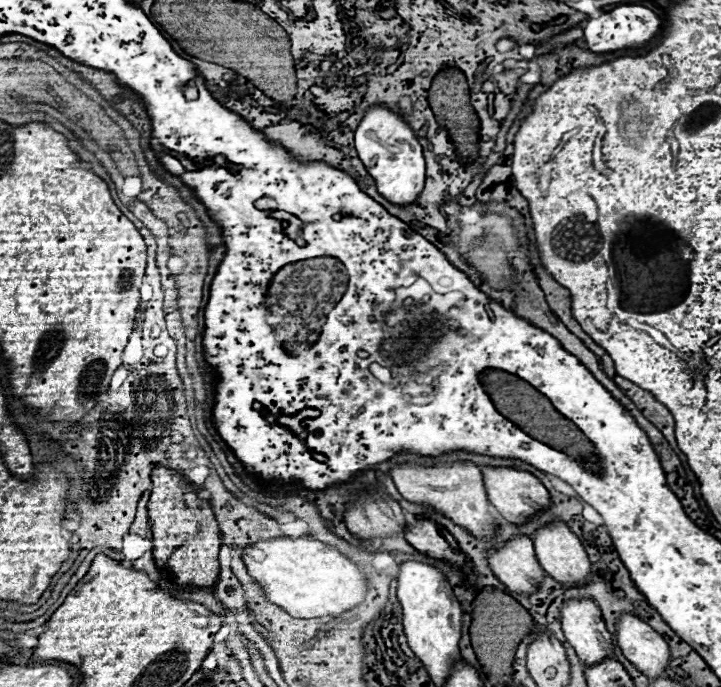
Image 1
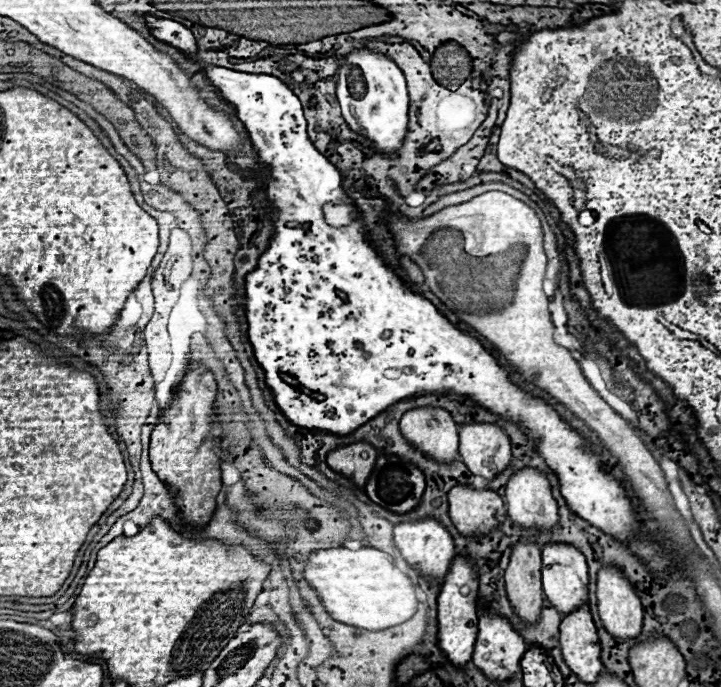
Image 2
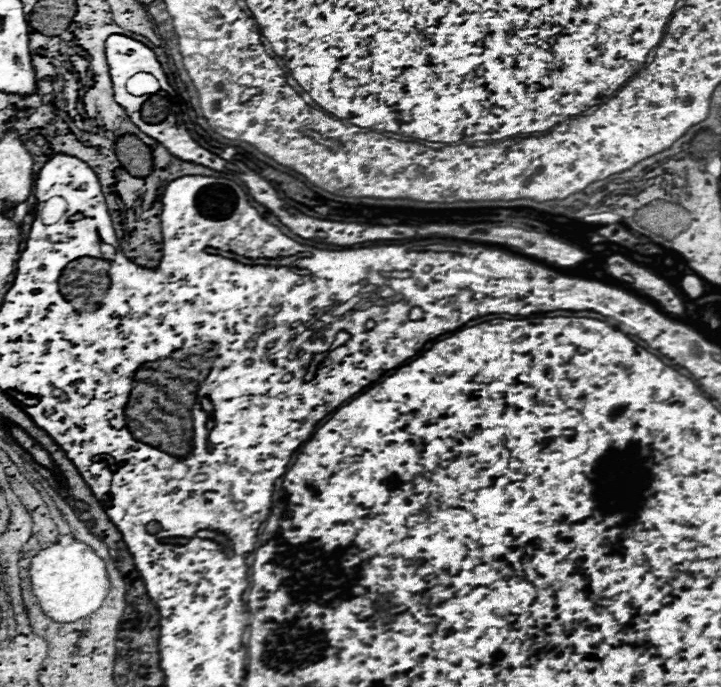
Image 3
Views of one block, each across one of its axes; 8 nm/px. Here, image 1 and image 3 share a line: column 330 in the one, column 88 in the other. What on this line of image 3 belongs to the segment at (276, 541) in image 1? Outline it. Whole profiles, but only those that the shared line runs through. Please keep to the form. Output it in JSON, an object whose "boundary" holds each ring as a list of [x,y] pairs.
{"boundary":[[[76,540],[70,544],[54,544],[38,552],[28,568],[28,578],[42,612],[56,622],[74,622],[94,614],[102,606],[110,586],[104,560],[98,558],[90,546]]]}

